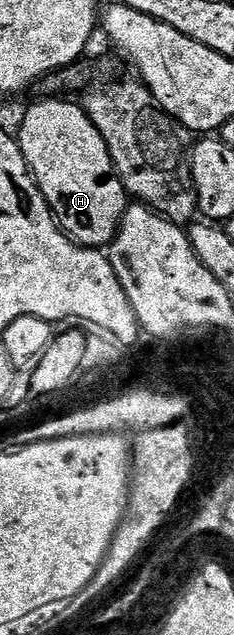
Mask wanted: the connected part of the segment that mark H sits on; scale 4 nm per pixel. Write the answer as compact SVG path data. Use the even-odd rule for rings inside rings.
M39 99L36 100L36 105L28 107L27 114L19 125L19 133L17 132L19 150L23 152L23 158L31 168L31 176L39 184L39 190L43 192L43 198L60 229L78 244L107 247L115 240L119 221L129 204L129 194L115 171L115 164L111 162L105 139L101 139L97 127L93 127L93 123L87 118L82 104L75 102L74 105L71 101L63 100Z

